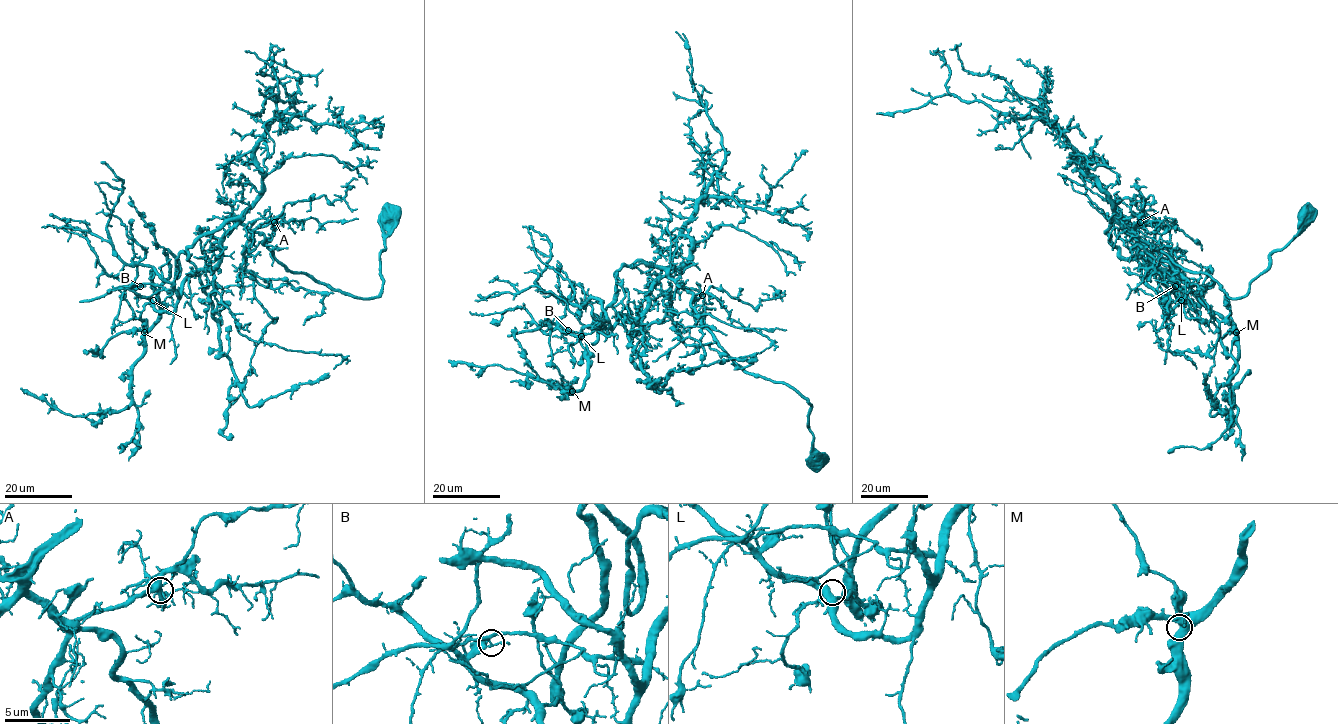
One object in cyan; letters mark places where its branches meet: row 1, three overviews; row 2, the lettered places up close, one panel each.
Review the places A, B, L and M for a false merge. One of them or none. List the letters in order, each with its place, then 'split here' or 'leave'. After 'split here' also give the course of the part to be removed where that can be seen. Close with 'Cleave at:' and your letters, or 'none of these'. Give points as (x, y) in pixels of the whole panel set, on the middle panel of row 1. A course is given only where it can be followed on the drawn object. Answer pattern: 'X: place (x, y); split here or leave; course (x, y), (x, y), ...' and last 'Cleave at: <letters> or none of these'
A: place (702, 295); leave
B: place (568, 330); split here; course (568, 329), (557, 320), (574, 295), (572, 284), (539, 259), (528, 228), (523, 226)
L: place (581, 336); leave
M: place (572, 391); leave
Cleave at: B

